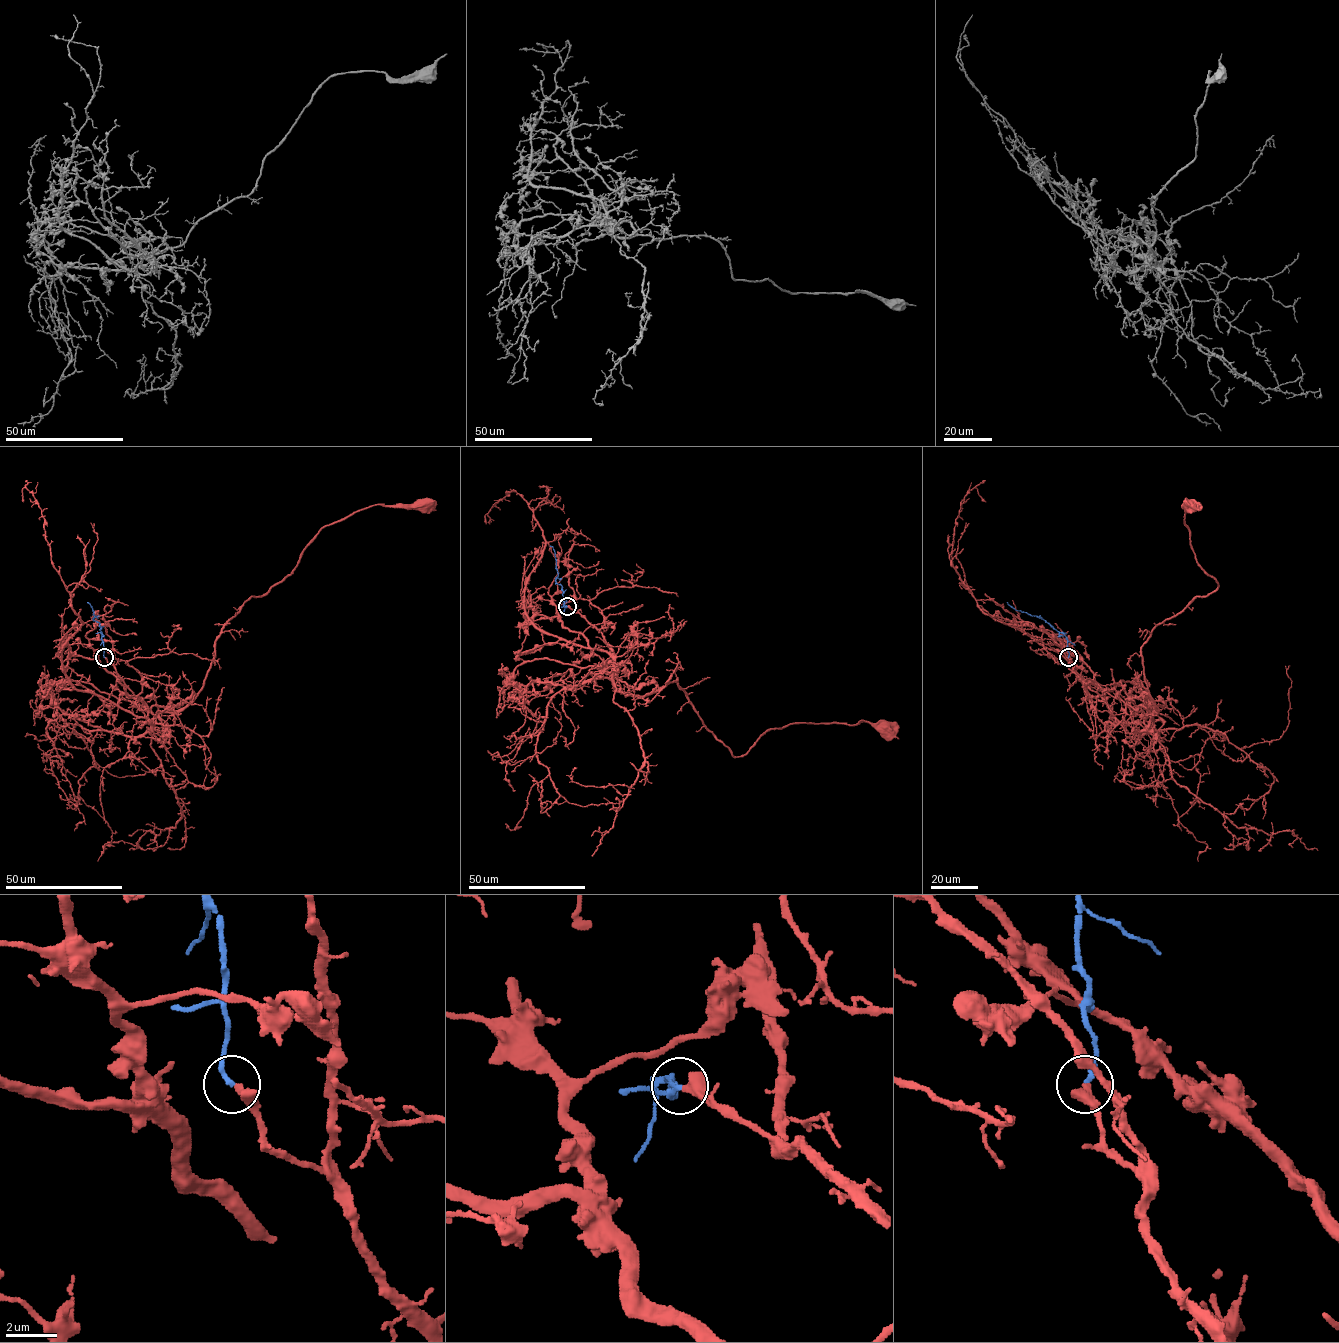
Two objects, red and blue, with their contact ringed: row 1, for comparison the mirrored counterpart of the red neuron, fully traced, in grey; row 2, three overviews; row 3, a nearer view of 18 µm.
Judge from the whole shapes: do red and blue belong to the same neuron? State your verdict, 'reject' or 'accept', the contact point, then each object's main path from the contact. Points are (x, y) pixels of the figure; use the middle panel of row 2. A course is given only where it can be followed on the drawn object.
accept; place (567, 606); course red (567, 606), (610, 647), (615, 687), (645, 696), (677, 680), (735, 756), (790, 723), (884, 728); course blue (567, 606), (562, 587), (556, 582), (554, 550), (550, 545)

